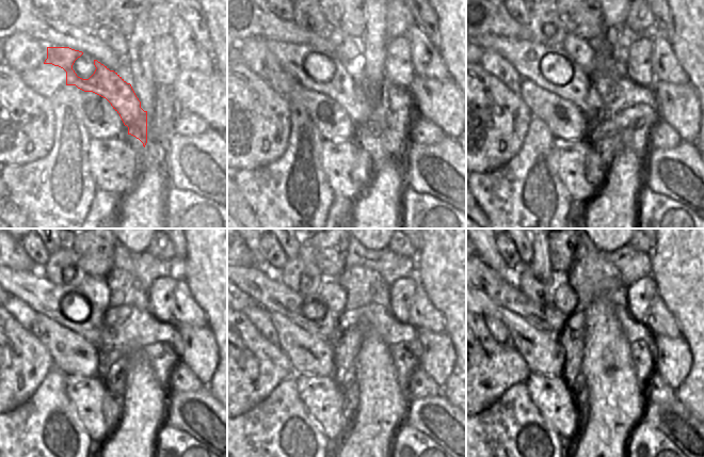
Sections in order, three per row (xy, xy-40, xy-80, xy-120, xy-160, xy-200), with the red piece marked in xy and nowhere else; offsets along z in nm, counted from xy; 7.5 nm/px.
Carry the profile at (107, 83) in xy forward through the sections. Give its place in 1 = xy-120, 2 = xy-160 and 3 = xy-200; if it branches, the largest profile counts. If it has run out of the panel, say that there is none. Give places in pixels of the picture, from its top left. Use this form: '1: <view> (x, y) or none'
1: xy-120 (44, 297)
2: xy-160 (272, 295)
3: xy-200 (548, 318)

